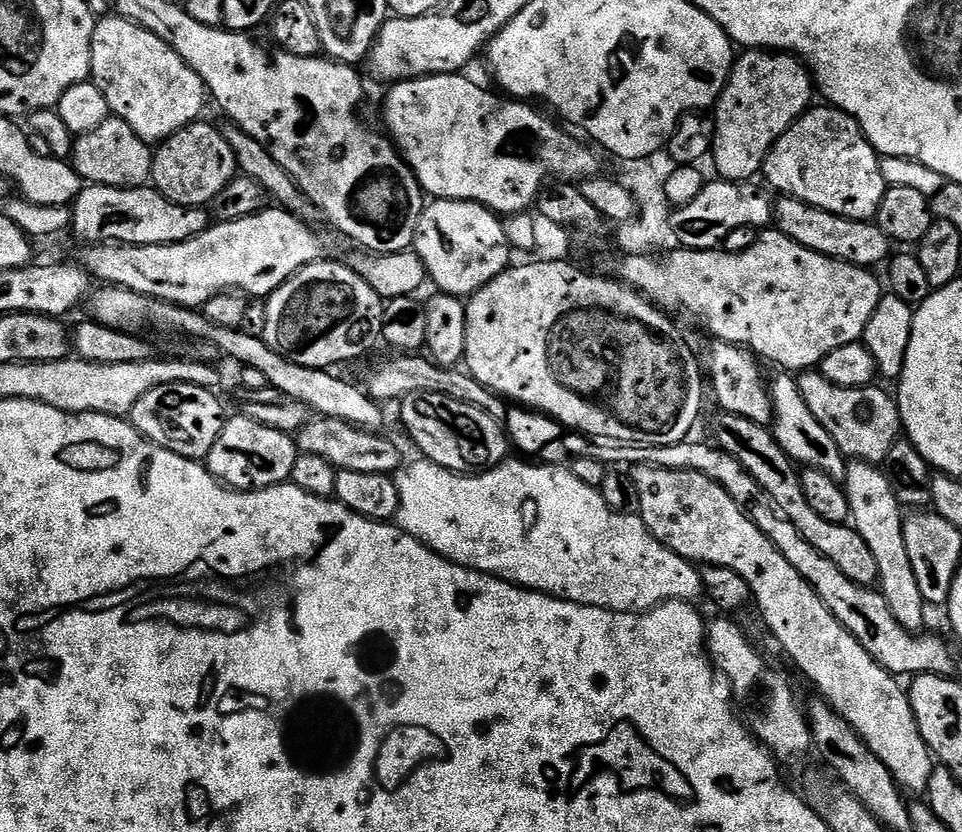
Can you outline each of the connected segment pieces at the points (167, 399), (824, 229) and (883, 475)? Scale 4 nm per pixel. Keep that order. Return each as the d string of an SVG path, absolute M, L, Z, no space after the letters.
M163 384L138 398L130 413L130 422L142 435L179 456L203 461L226 419L226 411L211 387L203 384Z
M781 195L774 204L774 224L785 232L798 246L814 250L831 260L845 260L859 268L875 269L875 264L883 265L889 259L890 241L874 222L867 220L847 220L838 214L830 214L821 208L810 206L793 196Z
M852 460L844 469L842 487L845 496L848 497L851 527L856 529L862 542L870 546L870 554L874 554L874 562L878 564L878 591L883 596L886 606L890 606L890 614L894 614L896 621L906 631L919 633L923 629L920 627L924 624L926 605L922 598L922 590L918 590L918 578L914 578L914 570L910 570L910 554L906 554L906 516L902 511L902 505L894 496L887 473L875 464L867 464L864 460Z

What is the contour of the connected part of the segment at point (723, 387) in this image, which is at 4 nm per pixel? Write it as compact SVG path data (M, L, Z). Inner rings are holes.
M709 339L709 344L704 348L704 362L702 358L702 372L706 377L710 396L716 399L721 413L729 412L735 416L746 418L755 424L765 426L773 423L772 405L769 393L760 385L760 376L756 373L758 360L747 348L737 348L725 340Z

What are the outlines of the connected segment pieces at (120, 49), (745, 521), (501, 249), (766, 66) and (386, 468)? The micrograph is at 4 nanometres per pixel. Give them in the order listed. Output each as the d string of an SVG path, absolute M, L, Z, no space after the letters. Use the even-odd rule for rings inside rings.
M110 15L97 19L92 35L90 80L98 86L98 90L102 90L102 98L106 98L109 113L115 119L126 122L134 134L149 142L163 142L188 124L197 123L206 101L206 89L200 75L186 66L182 57L169 44L162 42L158 34L150 34L150 30L124 20L121 16Z
M635 466L630 475L638 490L638 515L644 525L652 531L654 538L658 538L658 542L665 544L683 560L691 560L697 566L713 564L726 570L734 570L734 574L738 574L738 578L742 578L746 586L750 586L754 608L756 604L765 626L772 631L773 638L784 647L785 654L796 663L797 670L820 691L817 693L822 699L860 735L868 749L888 767L901 789L909 793L923 793L930 782L934 757L918 730L914 710L901 681L880 667L880 663L844 629L842 622L838 622L834 614L830 614L830 610L824 605L822 598L818 598L810 582L806 582L806 578L802 578L802 574L798 574L798 570L794 570L794 566L790 566L790 562L786 562L786 558L778 554L770 538L766 538L766 534L762 534L762 530L754 526L752 519L726 494L726 490L722 490L718 482L706 478L706 474L690 470Z
M438 200L425 203L420 221L416 227L414 251L424 264L424 270L429 281L437 284L439 291L445 296L471 298L479 288L485 288L498 274L509 267L510 247L503 234L501 217L480 204L470 200Z
M748 50L740 55L735 59L727 84L714 105L710 161L712 160L717 170L715 173L721 179L748 182L755 177L755 173L757 175L763 169L764 159L778 137L809 111L813 103L811 100L812 92L814 96L814 82L807 67L791 53Z
M329 416L309 419L308 424L295 433L294 439L300 452L316 454L318 458L324 458L333 468L342 472L354 470L358 474L387 476L396 473L402 463L399 446L394 441L387 440L384 434L370 432L367 428L355 428L352 424Z

